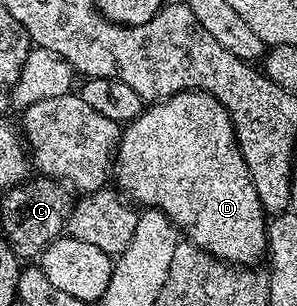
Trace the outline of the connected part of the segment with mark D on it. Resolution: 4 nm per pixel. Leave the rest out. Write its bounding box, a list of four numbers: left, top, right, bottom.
[113,90,268,266]

